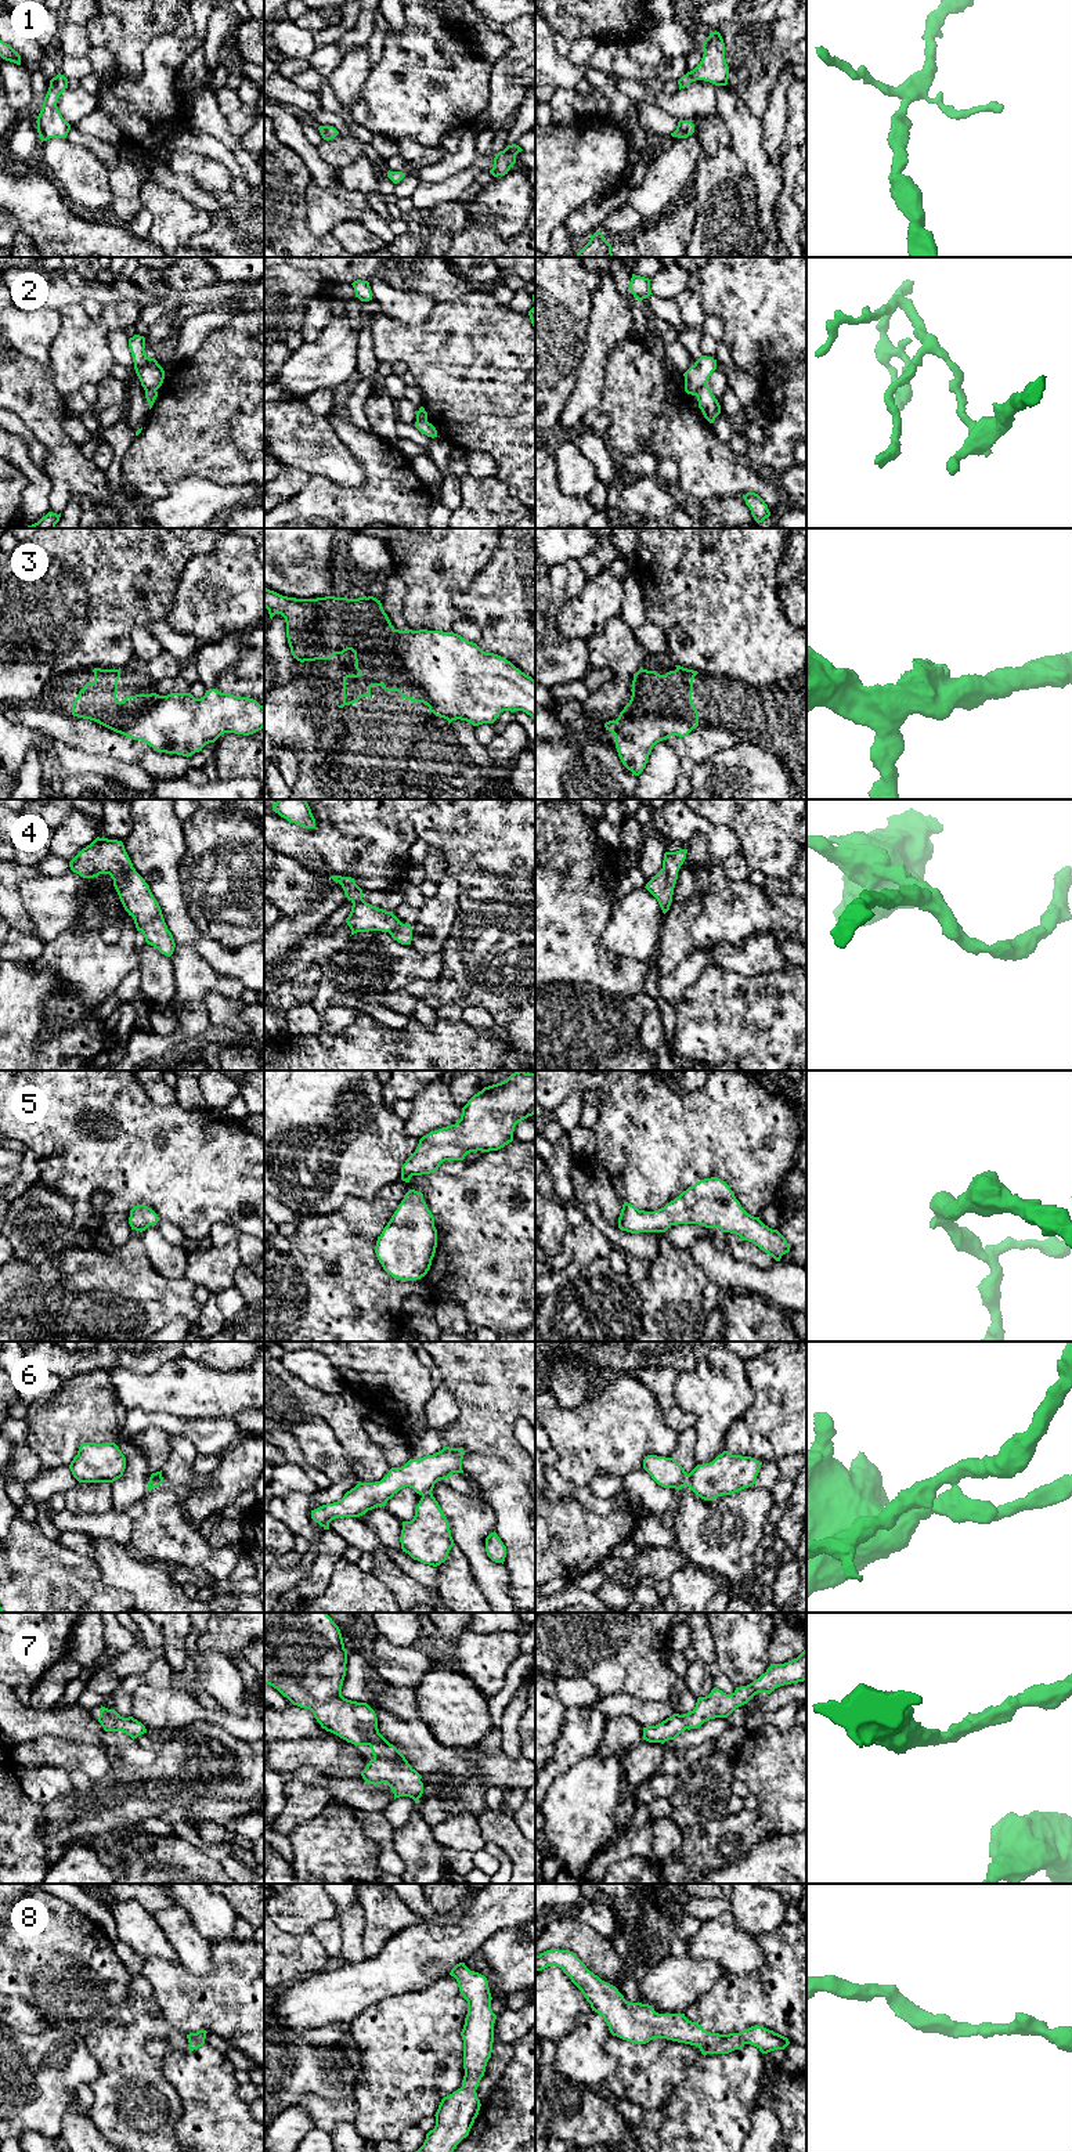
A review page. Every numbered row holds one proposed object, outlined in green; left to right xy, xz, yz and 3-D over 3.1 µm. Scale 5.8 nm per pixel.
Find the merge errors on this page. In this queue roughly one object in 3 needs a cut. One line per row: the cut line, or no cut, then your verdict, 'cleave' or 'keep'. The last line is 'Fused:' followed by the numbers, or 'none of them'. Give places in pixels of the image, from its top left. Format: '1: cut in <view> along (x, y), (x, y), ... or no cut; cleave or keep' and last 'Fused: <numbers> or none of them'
1: no cut; keep
2: cut in yz along (706, 383), (695, 394); cleave
3: no cut; keep
4: no cut; keep
5: no cut; keep
6: cut in yz along (688, 1475), (684, 1484); cleave
7: no cut; keep
8: no cut; keep
Fused: 2, 6

